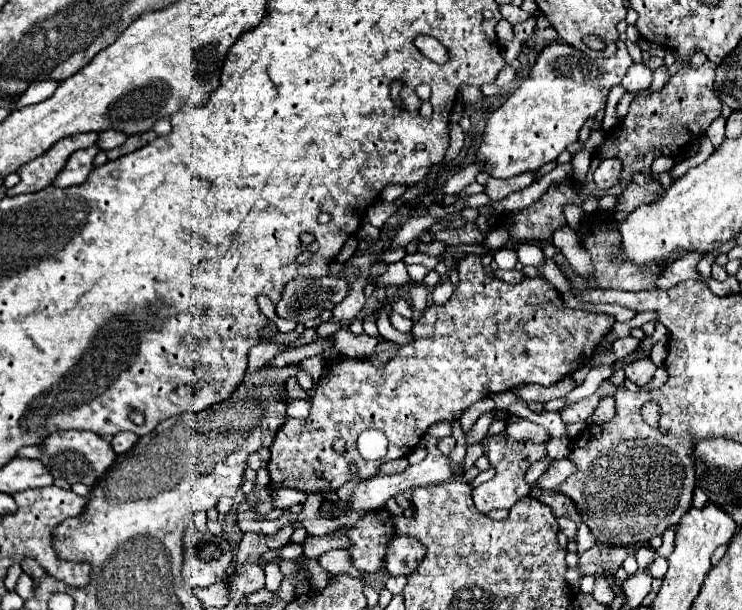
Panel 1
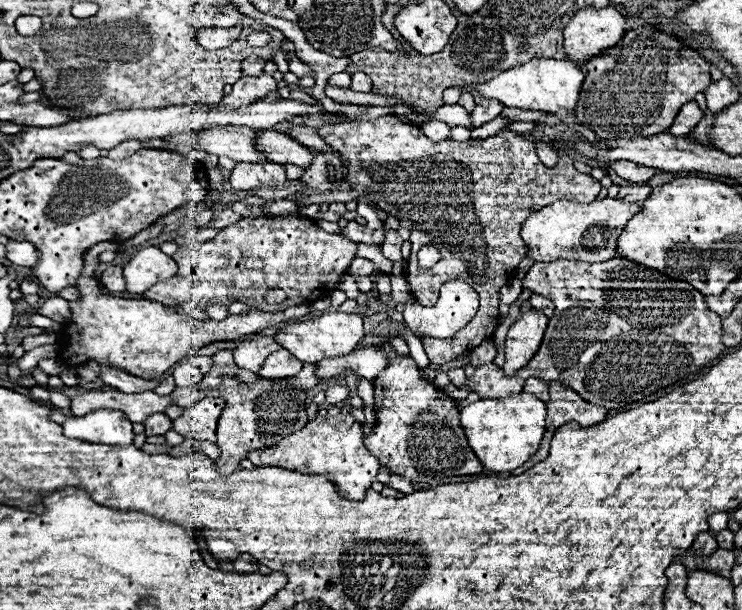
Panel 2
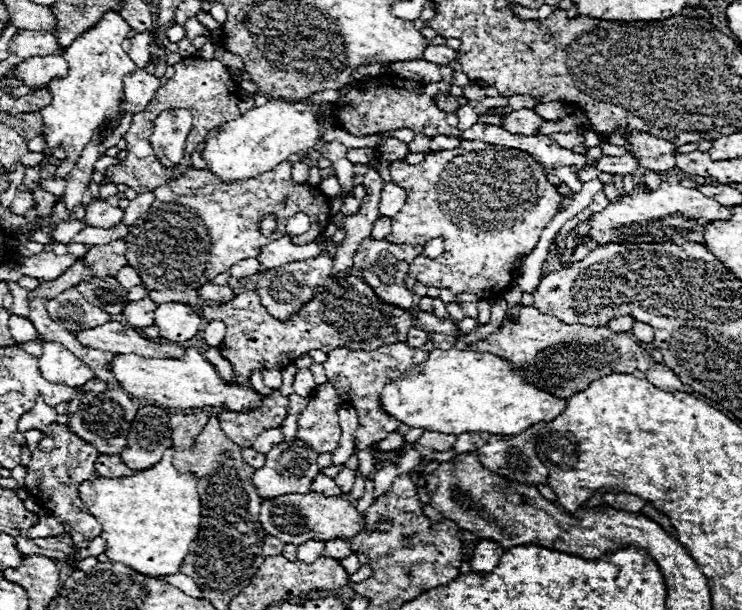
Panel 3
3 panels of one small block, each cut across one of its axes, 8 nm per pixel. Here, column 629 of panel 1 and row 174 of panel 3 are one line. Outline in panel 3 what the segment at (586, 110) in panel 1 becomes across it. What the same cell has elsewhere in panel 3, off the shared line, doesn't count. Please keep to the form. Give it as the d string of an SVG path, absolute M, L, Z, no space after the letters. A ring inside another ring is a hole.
M106 12L102 20L90 28L88 32L80 34L68 48L66 48L66 62L68 62L68 76L64 80L54 80L50 84L52 104L42 108L44 118L44 140L50 148L60 148L64 152L62 164L54 178L66 178L68 170L78 162L80 152L88 146L94 136L96 128L106 126L106 122L114 122L120 118L120 102L122 102L122 78L134 72L134 62L128 58L126 50L122 48L122 40L128 38L132 28L126 20L116 12Z

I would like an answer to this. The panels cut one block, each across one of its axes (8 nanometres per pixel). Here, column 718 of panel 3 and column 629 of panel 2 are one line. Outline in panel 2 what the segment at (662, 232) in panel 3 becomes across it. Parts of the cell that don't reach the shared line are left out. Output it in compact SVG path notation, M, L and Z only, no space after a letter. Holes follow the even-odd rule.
M606 198L590 204L558 200L530 214L522 224L520 236L528 246L528 258L532 262L552 262L552 260L604 262L616 254L616 240L624 224L638 210L640 204L628 204L614 198Z

